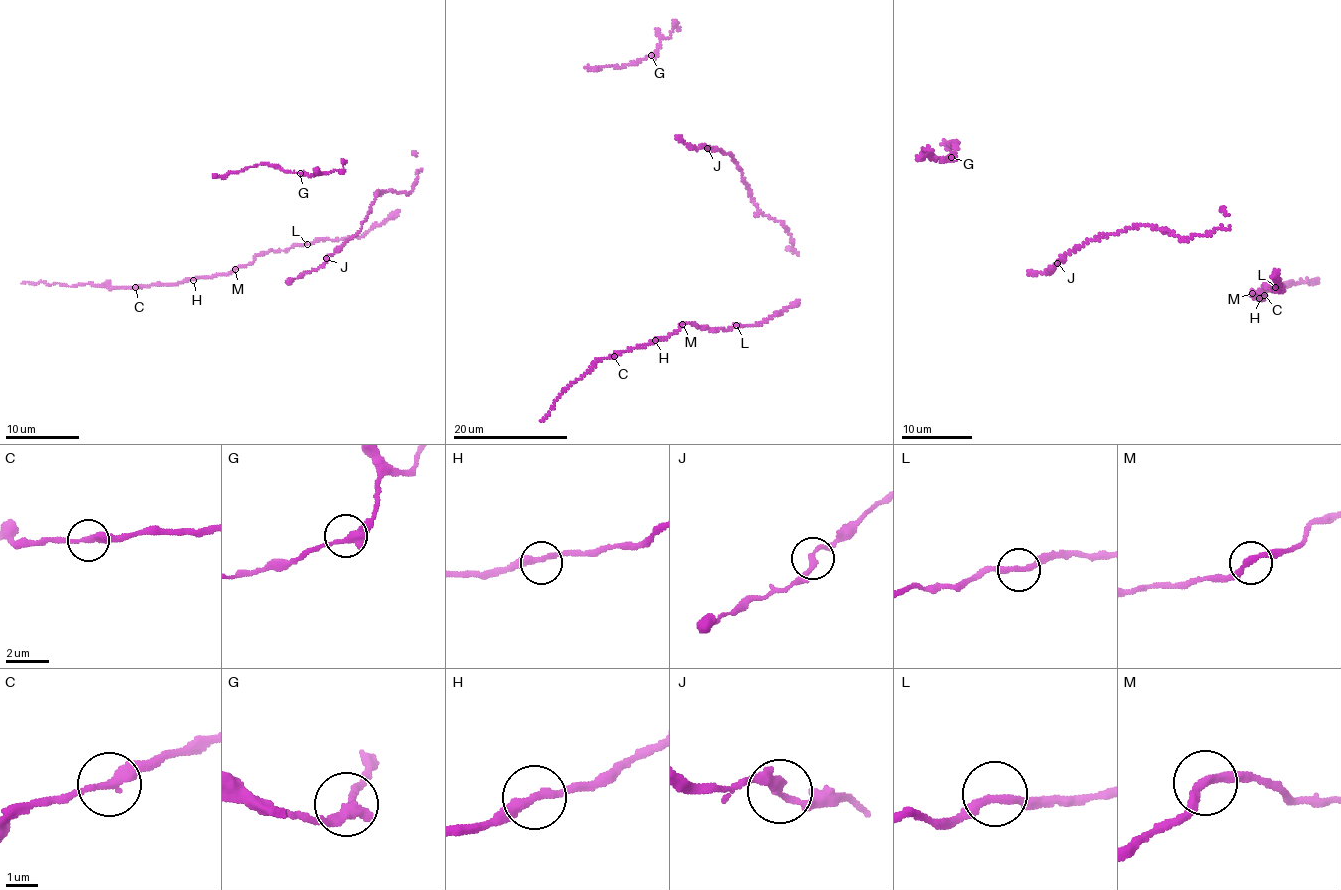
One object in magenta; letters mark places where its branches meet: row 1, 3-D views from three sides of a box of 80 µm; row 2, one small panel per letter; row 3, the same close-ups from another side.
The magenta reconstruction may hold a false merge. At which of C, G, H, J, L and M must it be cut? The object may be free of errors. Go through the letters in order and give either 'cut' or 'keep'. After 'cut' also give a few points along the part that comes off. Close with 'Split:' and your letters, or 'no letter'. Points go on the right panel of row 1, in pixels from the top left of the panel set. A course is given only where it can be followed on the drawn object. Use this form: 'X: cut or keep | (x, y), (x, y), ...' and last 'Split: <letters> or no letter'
C: keep
G: keep
H: keep
J: keep
L: keep
M: keep
Split: no letter

